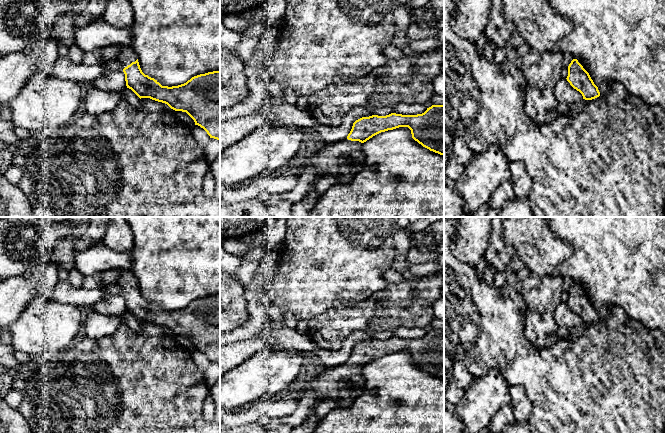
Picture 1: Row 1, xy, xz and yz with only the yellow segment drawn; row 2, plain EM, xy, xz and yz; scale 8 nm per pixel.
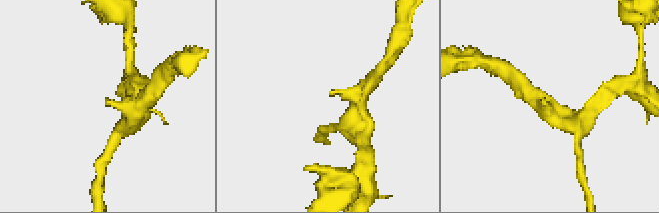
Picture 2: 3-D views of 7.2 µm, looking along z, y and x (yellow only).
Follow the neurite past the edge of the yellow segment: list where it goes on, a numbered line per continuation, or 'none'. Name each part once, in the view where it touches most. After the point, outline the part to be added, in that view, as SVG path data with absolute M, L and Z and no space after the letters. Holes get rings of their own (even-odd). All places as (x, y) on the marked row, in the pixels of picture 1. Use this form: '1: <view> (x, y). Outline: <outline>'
1: xz (326, 161). Outline: M348 139L327 143L321 150L304 160L303 169L315 177L337 175L344 160L364 162L362 143Z

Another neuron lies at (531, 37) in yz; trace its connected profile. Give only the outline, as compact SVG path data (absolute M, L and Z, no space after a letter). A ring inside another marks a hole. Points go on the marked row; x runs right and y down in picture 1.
M504 0L504 16L535 50L552 50L573 29L573 23L550 5L549 0Z

